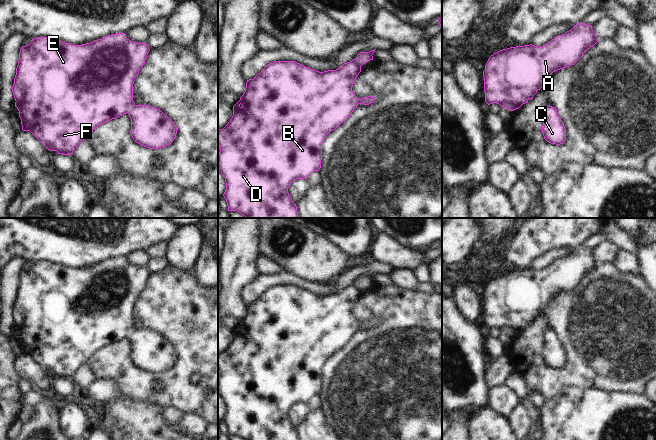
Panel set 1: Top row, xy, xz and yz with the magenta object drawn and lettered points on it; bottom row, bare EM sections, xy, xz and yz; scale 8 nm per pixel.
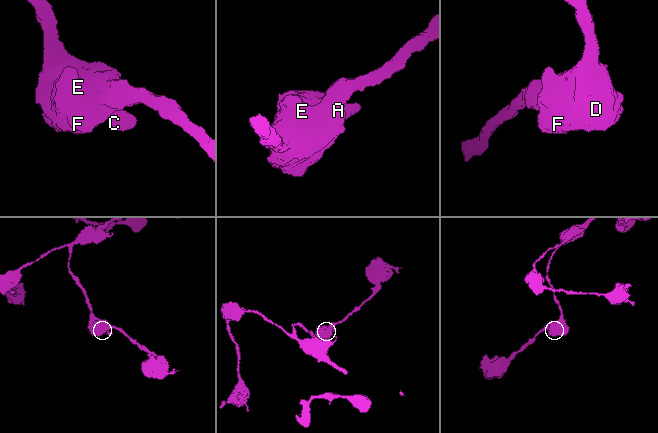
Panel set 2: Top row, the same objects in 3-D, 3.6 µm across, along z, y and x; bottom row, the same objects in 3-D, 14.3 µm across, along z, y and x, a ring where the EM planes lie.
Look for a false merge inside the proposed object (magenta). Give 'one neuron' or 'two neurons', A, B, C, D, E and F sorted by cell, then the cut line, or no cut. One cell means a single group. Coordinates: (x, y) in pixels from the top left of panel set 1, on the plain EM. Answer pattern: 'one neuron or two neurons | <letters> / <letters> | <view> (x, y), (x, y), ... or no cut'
one neuron | A B C D E F | no cut

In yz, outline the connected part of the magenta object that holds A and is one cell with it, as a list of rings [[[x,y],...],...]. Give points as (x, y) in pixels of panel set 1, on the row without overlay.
[[[578,247],[541,271],[519,269],[494,277],[489,281],[483,295],[485,326],[488,329],[497,327],[509,335],[519,333],[533,323],[553,296],[574,289],[598,265],[592,249]]]

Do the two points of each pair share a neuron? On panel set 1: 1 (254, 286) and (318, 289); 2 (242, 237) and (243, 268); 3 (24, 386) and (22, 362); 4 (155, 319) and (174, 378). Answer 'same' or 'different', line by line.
1: same
2: same
3: different
4: same

